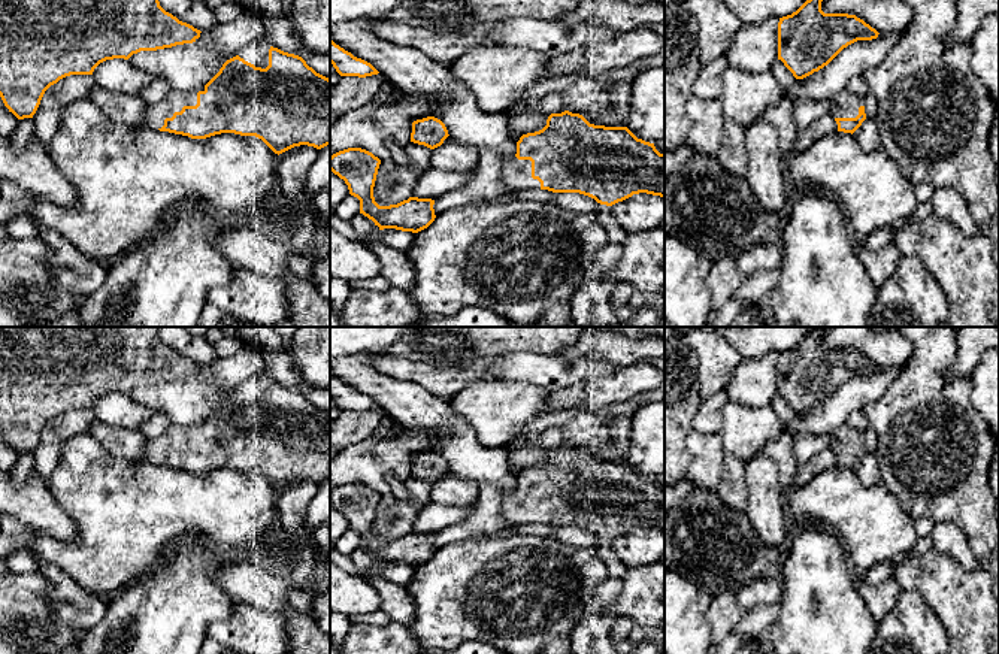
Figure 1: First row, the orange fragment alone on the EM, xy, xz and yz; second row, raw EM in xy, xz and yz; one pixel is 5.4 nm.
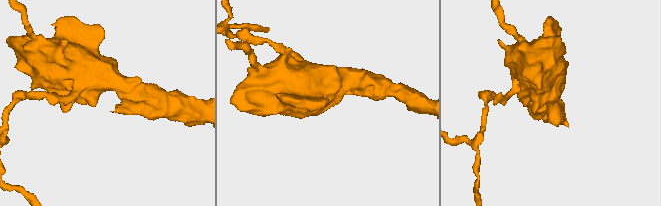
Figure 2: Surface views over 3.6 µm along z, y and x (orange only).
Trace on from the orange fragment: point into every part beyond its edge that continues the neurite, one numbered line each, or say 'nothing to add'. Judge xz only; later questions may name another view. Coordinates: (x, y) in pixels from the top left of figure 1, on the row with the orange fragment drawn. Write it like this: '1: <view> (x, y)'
1: xz (517, 173)

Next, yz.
1: yz (844, 105)

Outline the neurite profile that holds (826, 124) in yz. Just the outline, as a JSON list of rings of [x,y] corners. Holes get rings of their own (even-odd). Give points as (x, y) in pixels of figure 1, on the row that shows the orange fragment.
[[[826,113],[820,118],[817,118],[812,124],[809,124],[806,128],[799,130],[791,152],[802,152],[806,151],[811,145],[814,145],[818,139],[838,131],[838,124],[833,118],[833,115]]]

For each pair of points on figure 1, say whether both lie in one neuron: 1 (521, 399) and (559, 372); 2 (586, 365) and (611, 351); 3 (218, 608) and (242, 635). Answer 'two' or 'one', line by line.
1: two
2: two
3: two

